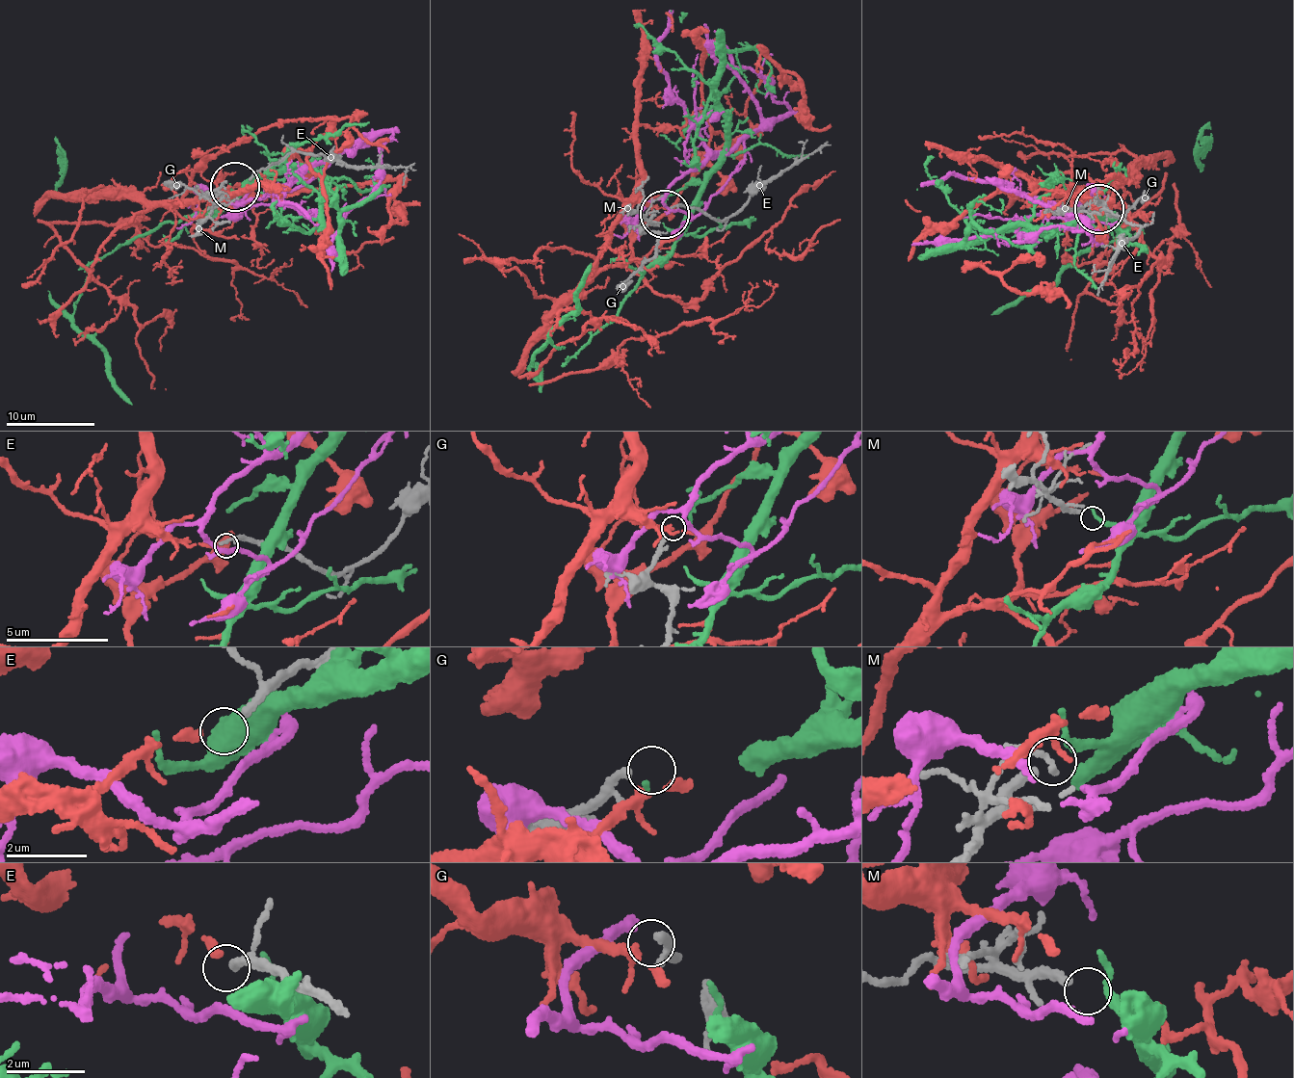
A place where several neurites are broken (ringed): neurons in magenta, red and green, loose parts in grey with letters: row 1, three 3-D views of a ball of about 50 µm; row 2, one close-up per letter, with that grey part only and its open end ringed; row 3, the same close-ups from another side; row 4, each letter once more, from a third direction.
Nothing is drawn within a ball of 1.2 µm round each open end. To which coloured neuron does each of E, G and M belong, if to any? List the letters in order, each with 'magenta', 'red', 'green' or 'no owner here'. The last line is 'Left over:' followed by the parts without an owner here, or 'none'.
E: red
G: no owner here
M: green
Left over: G

